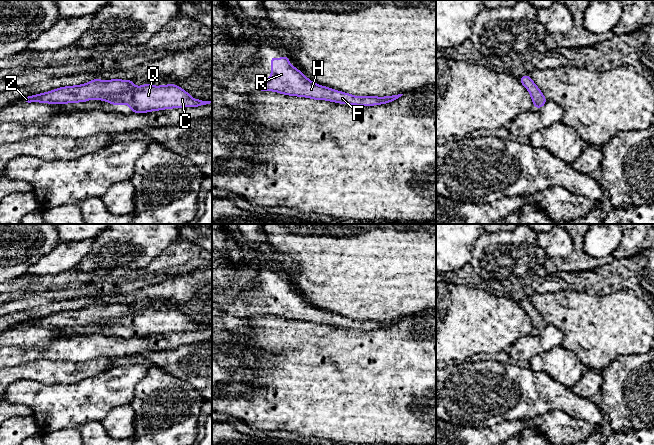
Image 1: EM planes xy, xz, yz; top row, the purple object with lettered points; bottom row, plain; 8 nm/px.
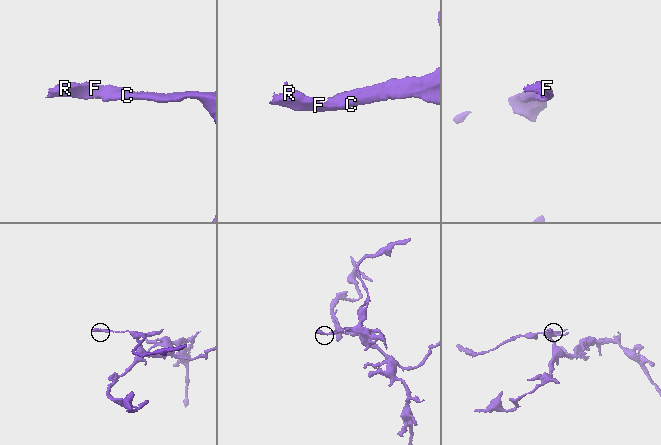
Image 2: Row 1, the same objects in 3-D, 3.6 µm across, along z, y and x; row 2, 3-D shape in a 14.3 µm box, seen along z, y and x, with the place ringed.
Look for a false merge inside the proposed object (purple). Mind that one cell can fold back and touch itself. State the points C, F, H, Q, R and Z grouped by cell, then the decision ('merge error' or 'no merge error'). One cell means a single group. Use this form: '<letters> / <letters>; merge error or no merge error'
C F H Q R Z; no merge error

